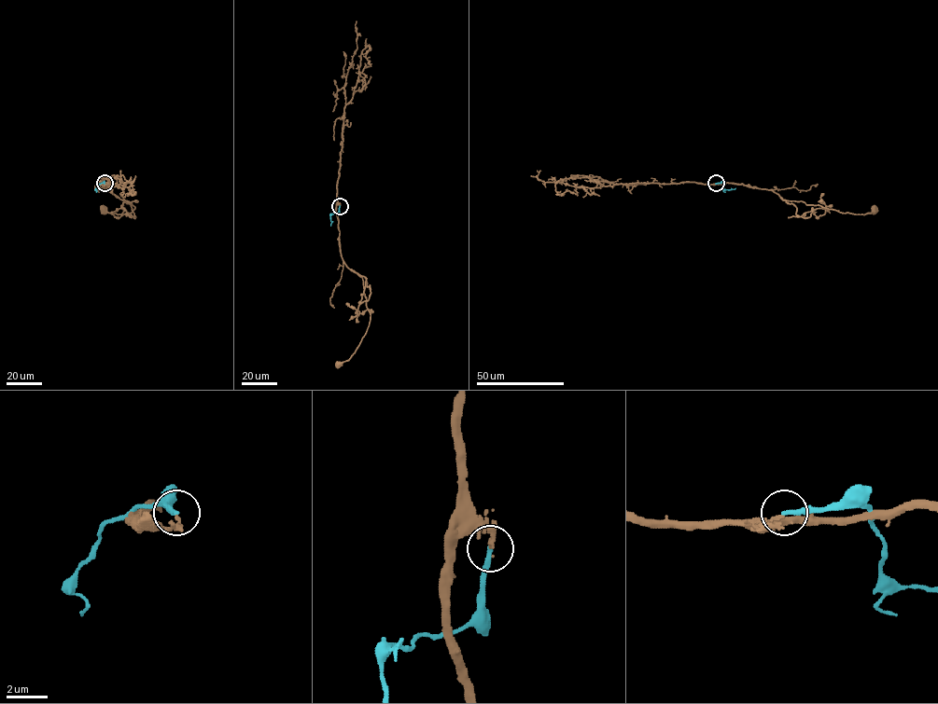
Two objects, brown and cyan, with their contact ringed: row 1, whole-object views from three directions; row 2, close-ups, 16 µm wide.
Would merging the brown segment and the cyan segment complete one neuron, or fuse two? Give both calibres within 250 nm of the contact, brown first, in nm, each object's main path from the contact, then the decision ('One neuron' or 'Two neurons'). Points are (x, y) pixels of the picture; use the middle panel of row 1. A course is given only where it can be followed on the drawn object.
Thickness 200 nm (brown) against 240 nm. Course of brown: (340, 205), (337, 205), (336, 214), (341, 255), (344, 264), (362, 278), (370, 317), (355, 352), (338, 365). Course of cyan: (340, 205), (339, 211), (330, 214), (330, 226). Two neurons

